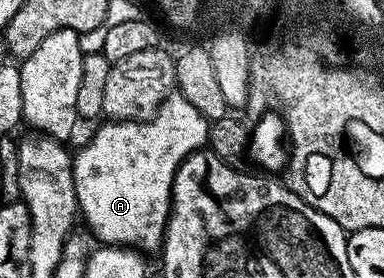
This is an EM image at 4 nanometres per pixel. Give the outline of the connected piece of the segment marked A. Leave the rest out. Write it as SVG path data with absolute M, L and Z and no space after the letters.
M170 93L165 100L159 105L159 109L153 114L152 119L145 120L144 123L119 123L116 121L105 121L105 124L94 133L89 139L89 144L73 155L73 180L75 181L75 193L77 194L77 206L79 208L80 218L89 222L88 230L101 238L100 242L105 245L124 245L127 248L134 248L141 253L147 251L156 252L162 246L165 238L165 227L169 223L169 207L173 204L173 182L175 181L175 173L179 169L179 165L193 152L202 150L209 142L210 120L203 117L203 113L199 113L199 109L195 109L195 105L191 105L191 101L187 101L187 97L183 97L179 93Z

